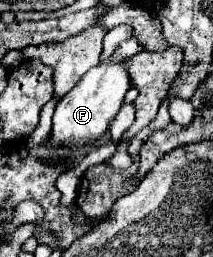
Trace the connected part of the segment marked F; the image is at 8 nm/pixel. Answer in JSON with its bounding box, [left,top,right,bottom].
[52,38,142,148]

